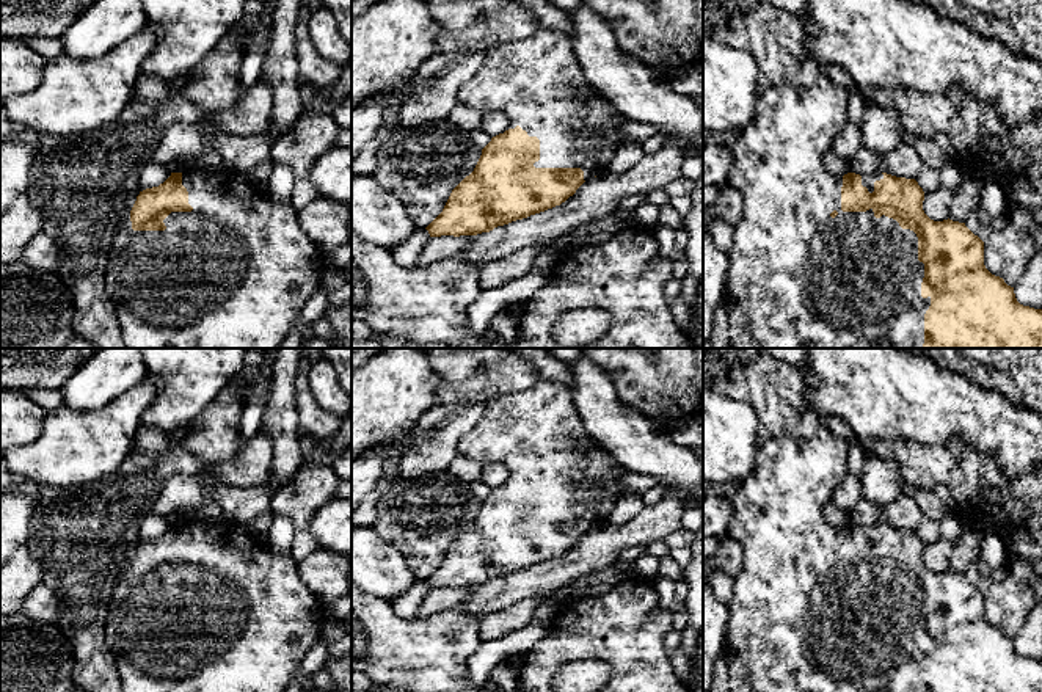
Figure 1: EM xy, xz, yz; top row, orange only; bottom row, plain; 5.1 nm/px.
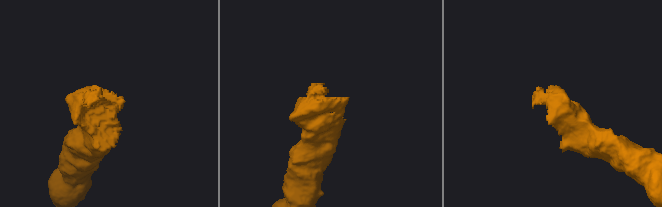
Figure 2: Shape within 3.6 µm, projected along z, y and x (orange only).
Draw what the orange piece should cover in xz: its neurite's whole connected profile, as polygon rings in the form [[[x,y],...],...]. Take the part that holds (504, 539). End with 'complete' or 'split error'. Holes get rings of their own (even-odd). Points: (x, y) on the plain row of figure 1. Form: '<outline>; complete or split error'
[[[541,378],[518,394],[490,399],[482,419],[458,441],[458,453],[480,464],[501,463],[508,469],[510,477],[504,485],[491,490],[482,501],[474,523],[452,541],[443,563],[425,579],[430,588],[477,587],[560,557],[584,534],[603,526],[621,497],[637,494],[620,482],[625,469],[588,436],[573,405],[571,388],[559,381]]]; split error

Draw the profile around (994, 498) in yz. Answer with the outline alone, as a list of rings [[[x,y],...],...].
[[[992,486],[987,490],[986,502],[989,505],[989,519],[986,521],[986,526],[989,530],[995,530],[1001,526],[1003,519],[1000,516],[1000,505],[1003,502],[1003,493],[998,486]]]

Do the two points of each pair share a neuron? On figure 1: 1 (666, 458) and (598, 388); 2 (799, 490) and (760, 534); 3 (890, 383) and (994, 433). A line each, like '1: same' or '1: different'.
1: same
2: same
3: same

